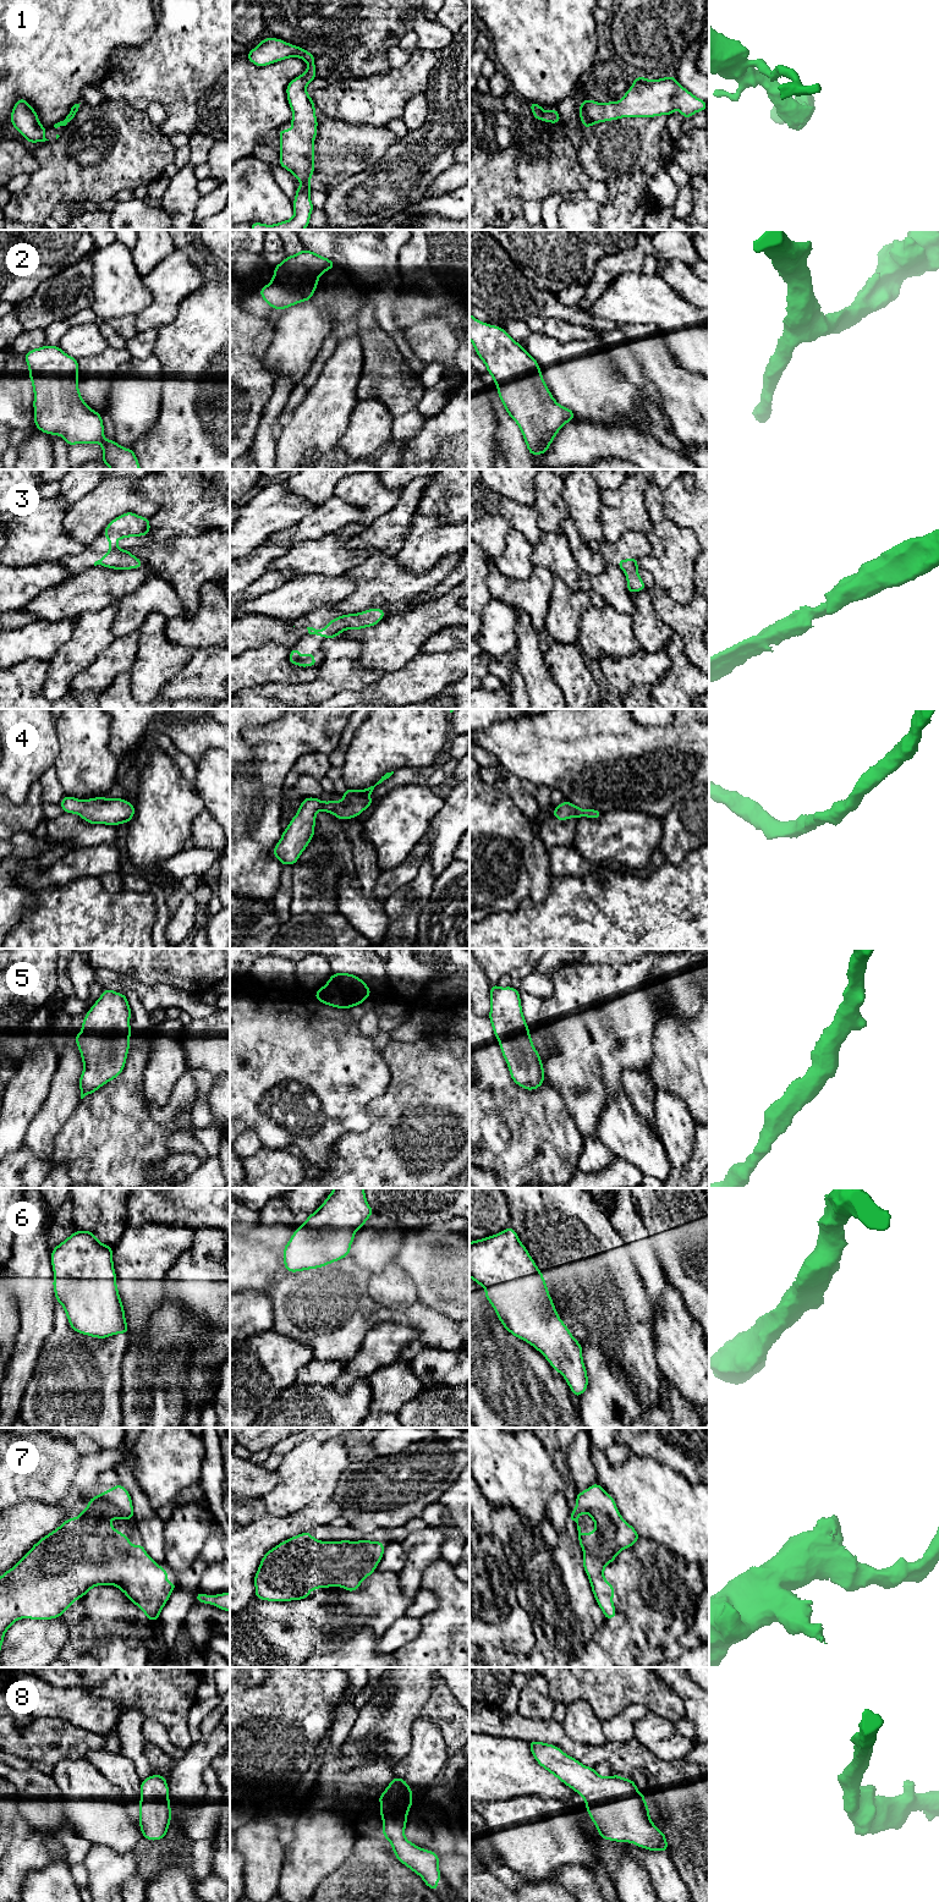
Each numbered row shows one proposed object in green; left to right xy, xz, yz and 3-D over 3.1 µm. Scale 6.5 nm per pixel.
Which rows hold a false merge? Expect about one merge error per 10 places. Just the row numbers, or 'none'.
none

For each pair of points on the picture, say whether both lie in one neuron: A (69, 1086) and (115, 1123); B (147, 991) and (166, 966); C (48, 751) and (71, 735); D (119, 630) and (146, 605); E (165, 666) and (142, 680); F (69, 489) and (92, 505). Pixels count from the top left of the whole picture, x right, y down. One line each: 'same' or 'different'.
A: different
B: different
C: different
D: same
E: same
F: different

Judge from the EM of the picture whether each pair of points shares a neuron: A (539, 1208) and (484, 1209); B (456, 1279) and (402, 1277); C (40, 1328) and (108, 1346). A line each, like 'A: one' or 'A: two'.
A: two
B: two
C: two

